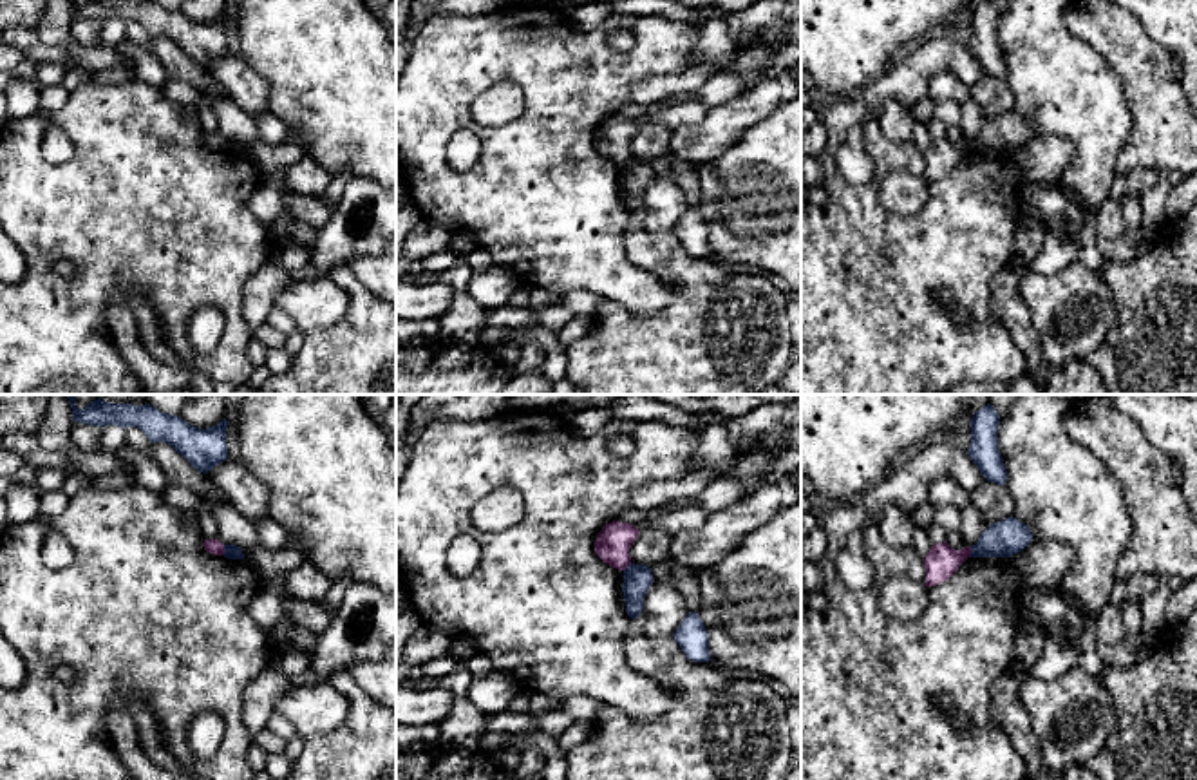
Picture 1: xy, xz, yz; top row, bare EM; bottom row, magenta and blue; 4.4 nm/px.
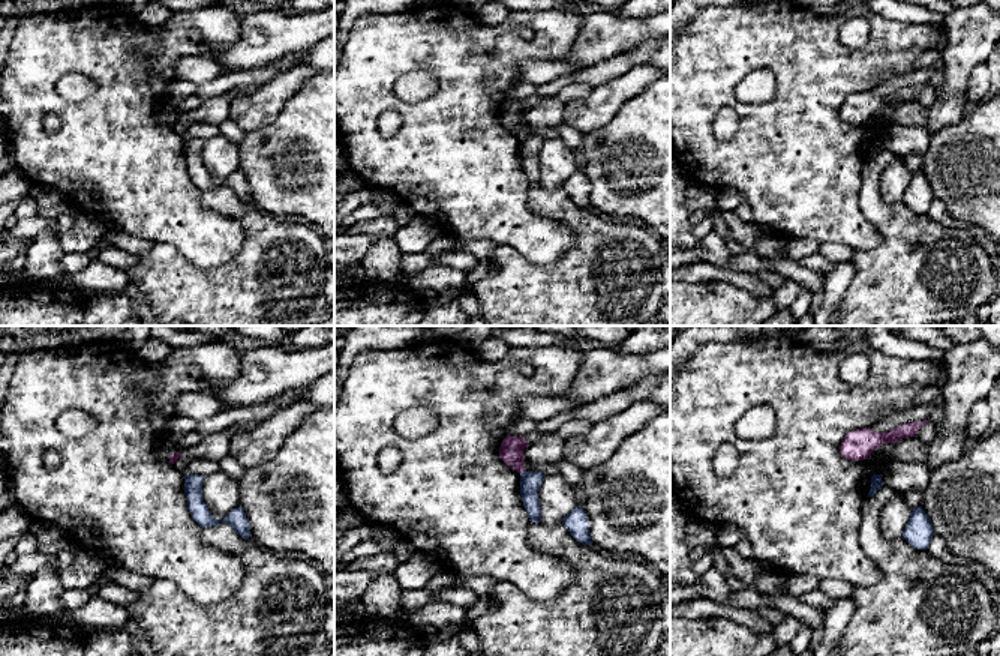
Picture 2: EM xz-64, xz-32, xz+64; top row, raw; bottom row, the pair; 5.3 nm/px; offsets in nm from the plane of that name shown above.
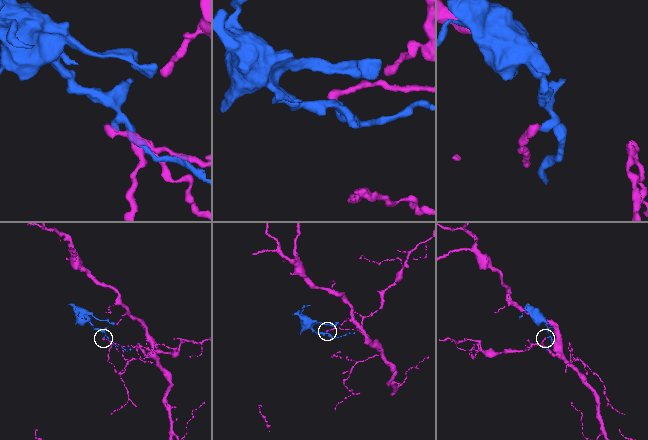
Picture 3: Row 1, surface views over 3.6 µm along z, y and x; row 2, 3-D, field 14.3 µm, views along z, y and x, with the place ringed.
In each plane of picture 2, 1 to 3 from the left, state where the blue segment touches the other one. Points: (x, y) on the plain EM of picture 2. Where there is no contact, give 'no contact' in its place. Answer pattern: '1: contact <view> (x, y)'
1: no contact
2: no contact
3: no contact

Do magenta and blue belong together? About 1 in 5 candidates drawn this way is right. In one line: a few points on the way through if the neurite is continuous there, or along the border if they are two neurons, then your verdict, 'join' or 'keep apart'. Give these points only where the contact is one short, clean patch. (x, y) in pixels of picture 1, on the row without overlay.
along xy (223, 140), (225, 149) | keep apart

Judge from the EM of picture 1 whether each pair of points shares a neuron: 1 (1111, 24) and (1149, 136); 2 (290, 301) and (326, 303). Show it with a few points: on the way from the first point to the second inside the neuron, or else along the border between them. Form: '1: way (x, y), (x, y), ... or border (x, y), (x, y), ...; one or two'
1: way (1131, 51), (1147, 73), (1149, 109); one
2: way (299, 301), (317, 303); one

